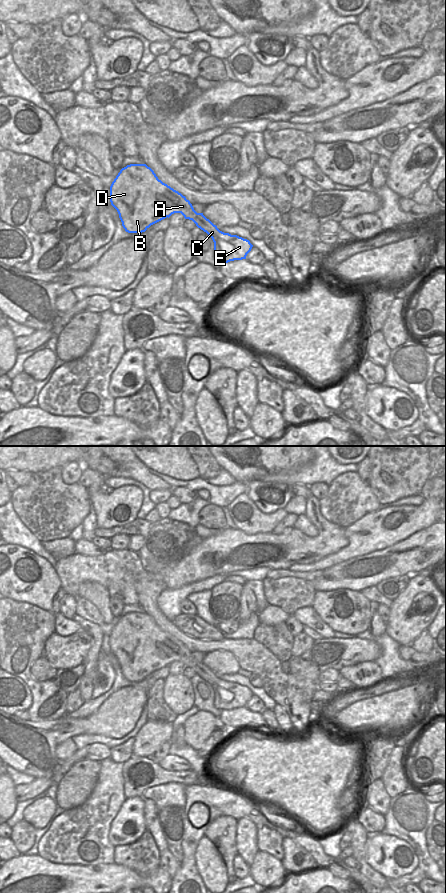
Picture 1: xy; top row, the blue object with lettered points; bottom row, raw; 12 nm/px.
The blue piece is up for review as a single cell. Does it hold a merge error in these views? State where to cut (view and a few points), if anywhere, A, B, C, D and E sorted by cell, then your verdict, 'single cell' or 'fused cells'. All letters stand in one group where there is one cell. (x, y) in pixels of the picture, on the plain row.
no cut | A B C D E | single cell

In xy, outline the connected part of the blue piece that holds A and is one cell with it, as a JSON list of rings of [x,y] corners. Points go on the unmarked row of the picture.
[[[130,612],[122,616],[110,634],[110,650],[117,658],[122,674],[128,681],[145,680],[151,673],[169,666],[174,661],[181,661],[185,667],[192,668],[198,676],[206,680],[214,690],[214,706],[221,711],[246,707],[253,693],[249,688],[220,679],[203,661],[197,661],[189,648],[178,639],[158,627],[154,619],[146,612]]]

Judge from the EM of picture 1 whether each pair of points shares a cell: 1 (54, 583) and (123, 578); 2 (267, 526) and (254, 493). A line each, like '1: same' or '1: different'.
1: different
2: different

